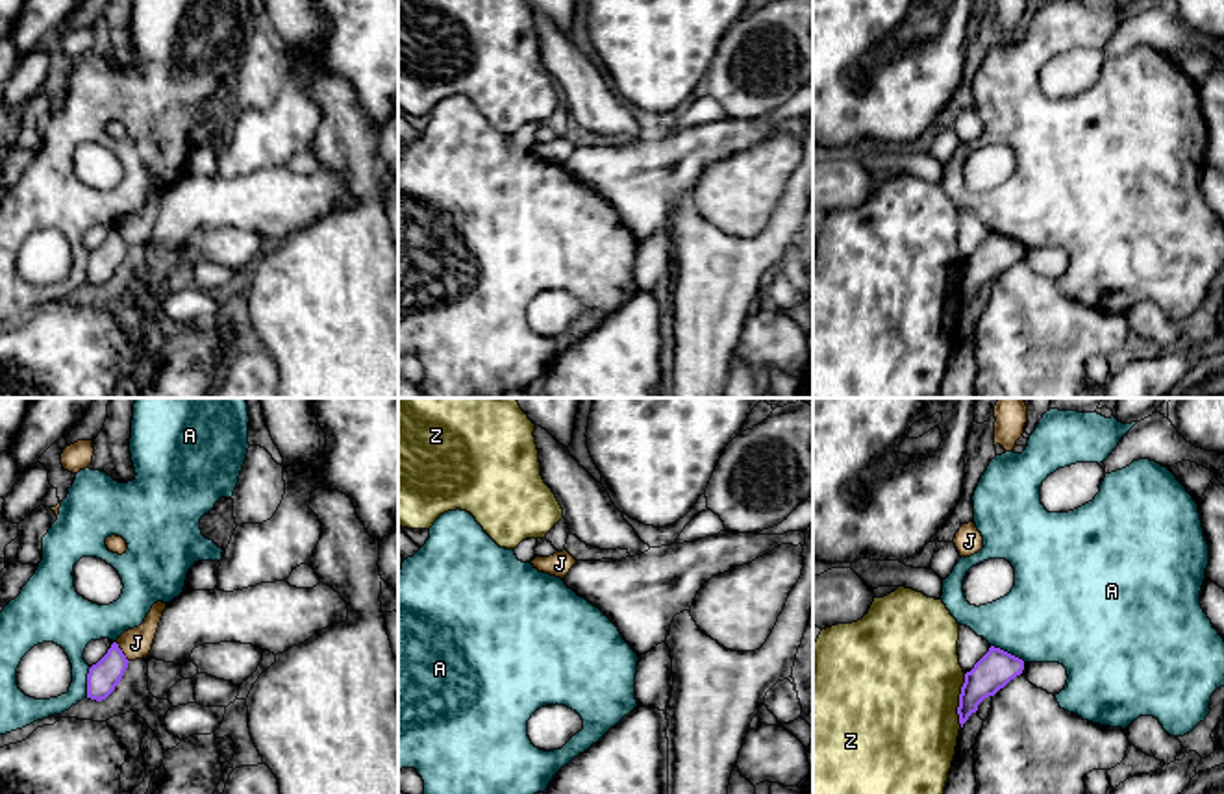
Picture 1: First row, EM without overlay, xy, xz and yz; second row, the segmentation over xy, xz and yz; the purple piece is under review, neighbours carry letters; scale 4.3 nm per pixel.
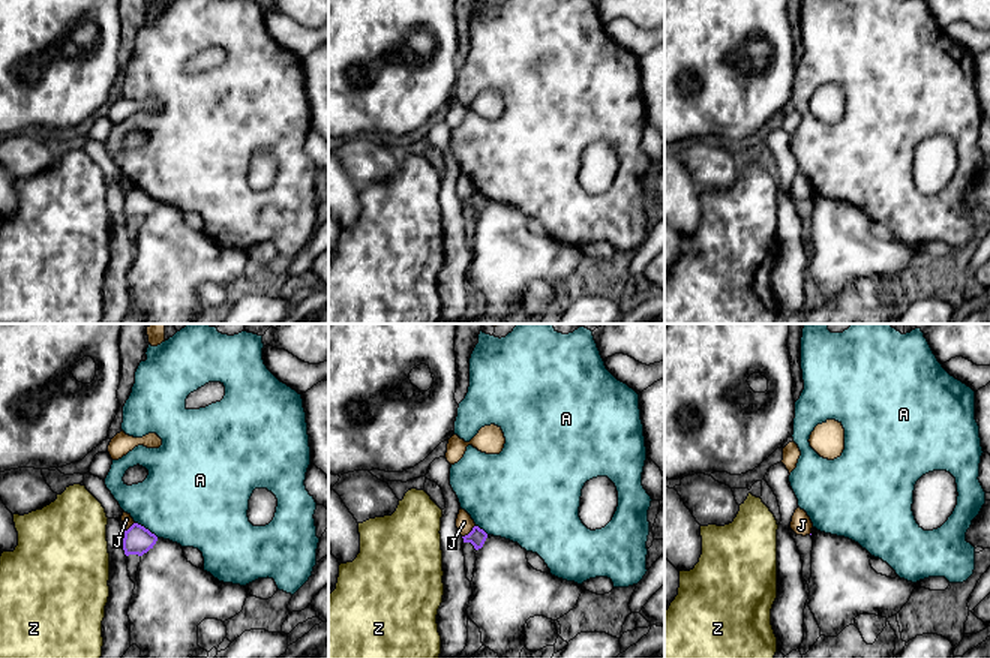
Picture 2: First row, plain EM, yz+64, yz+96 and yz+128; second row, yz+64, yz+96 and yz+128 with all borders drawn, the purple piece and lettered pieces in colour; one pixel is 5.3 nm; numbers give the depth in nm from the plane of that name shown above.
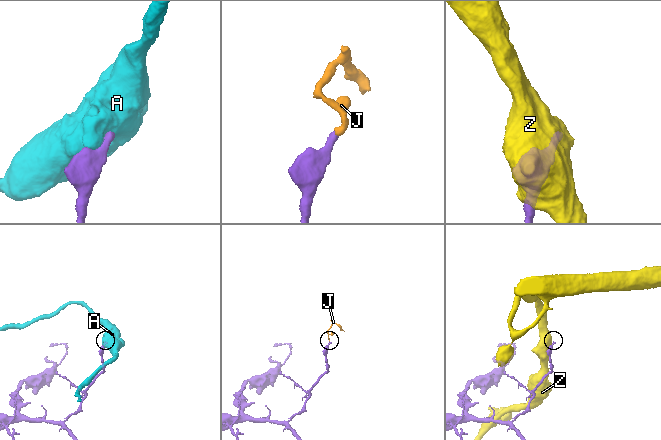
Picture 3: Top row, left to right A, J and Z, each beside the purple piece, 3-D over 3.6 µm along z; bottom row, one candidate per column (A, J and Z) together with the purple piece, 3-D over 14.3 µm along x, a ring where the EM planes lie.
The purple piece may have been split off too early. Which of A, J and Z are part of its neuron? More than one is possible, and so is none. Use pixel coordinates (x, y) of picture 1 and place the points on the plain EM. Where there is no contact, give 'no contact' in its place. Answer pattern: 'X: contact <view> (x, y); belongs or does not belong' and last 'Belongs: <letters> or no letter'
A: contact yz (1006, 237); does not belong
J: contact xy (121, 237); does not belong
Z: contact yz (960, 285); does not belong
Belongs: no letter

